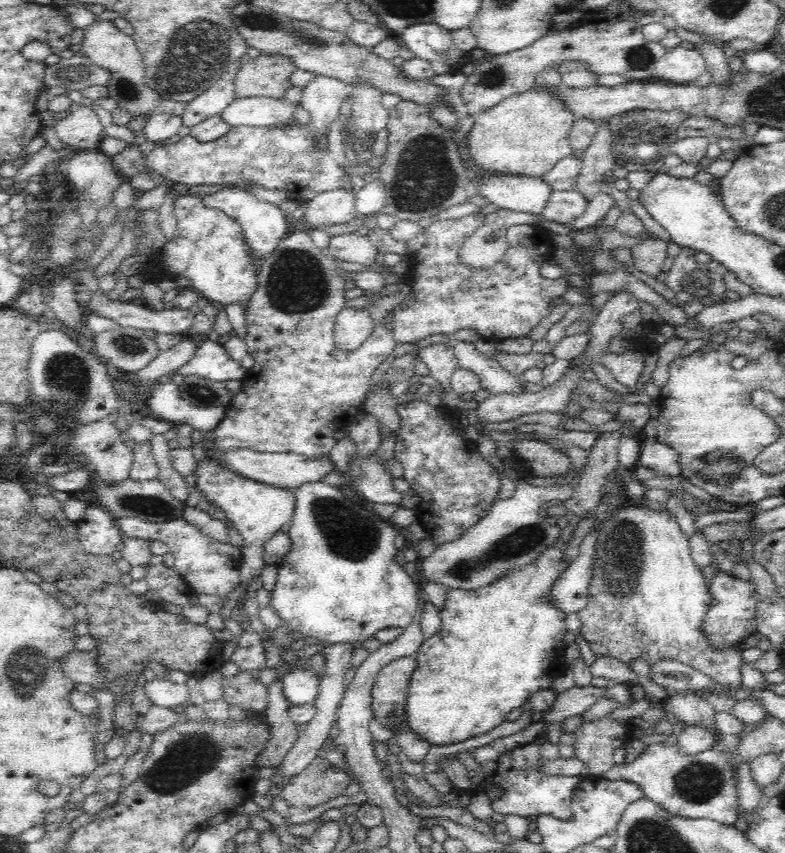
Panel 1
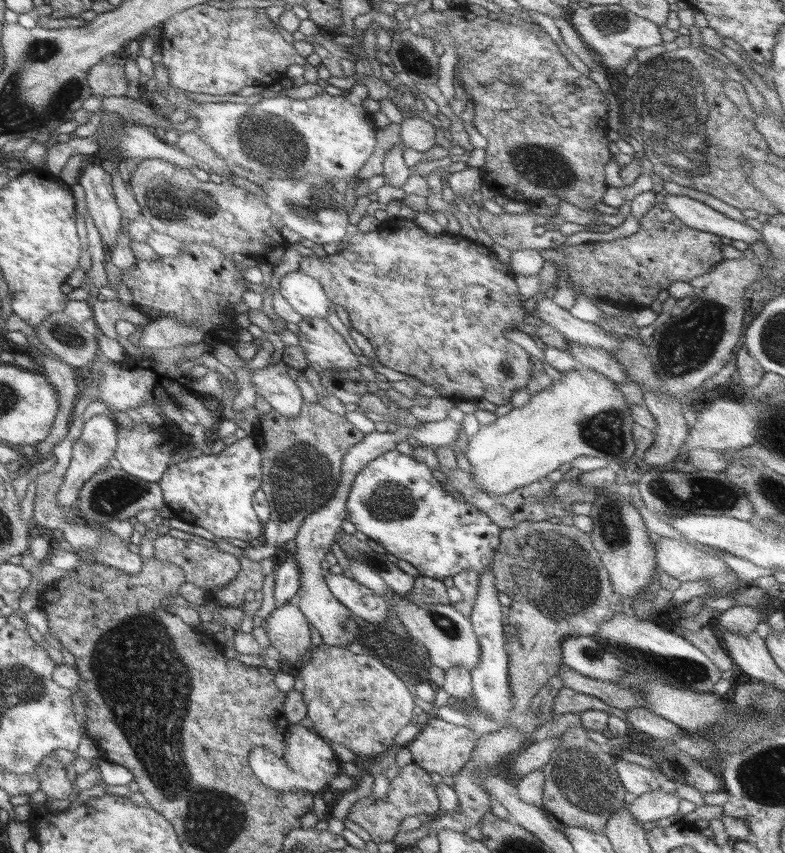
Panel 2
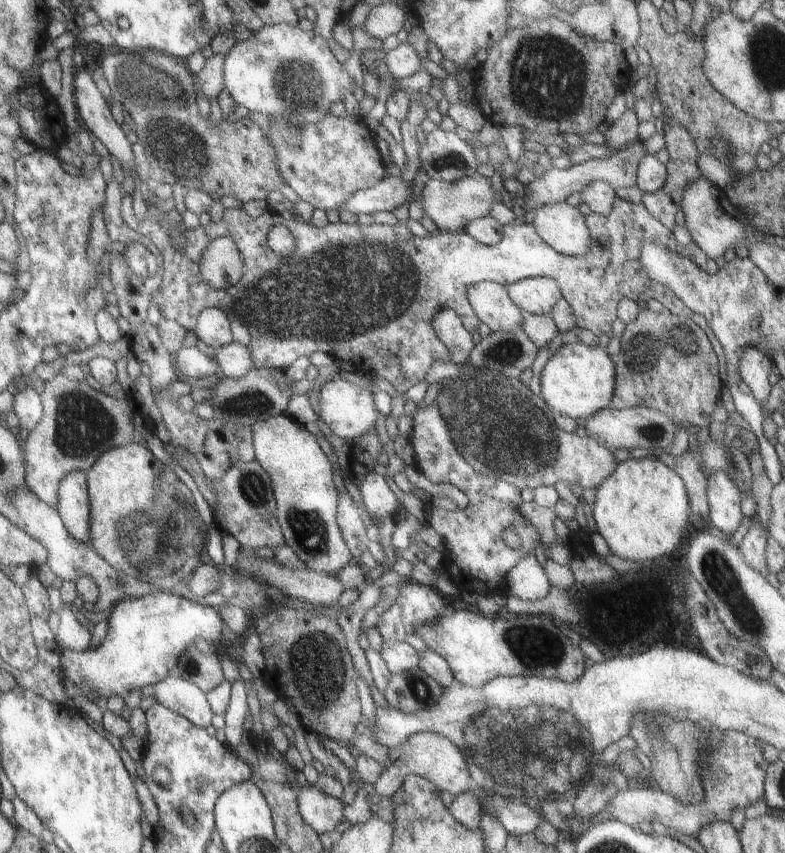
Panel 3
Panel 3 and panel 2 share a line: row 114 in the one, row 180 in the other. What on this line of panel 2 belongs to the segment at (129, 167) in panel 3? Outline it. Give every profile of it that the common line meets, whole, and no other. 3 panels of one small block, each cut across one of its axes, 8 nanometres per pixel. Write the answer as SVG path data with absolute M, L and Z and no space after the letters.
M89 164L79 176L79 184L85 192L85 208L93 220L101 242L111 250L117 246L117 234L121 230L121 214L115 204L111 176L101 170L101 166Z

